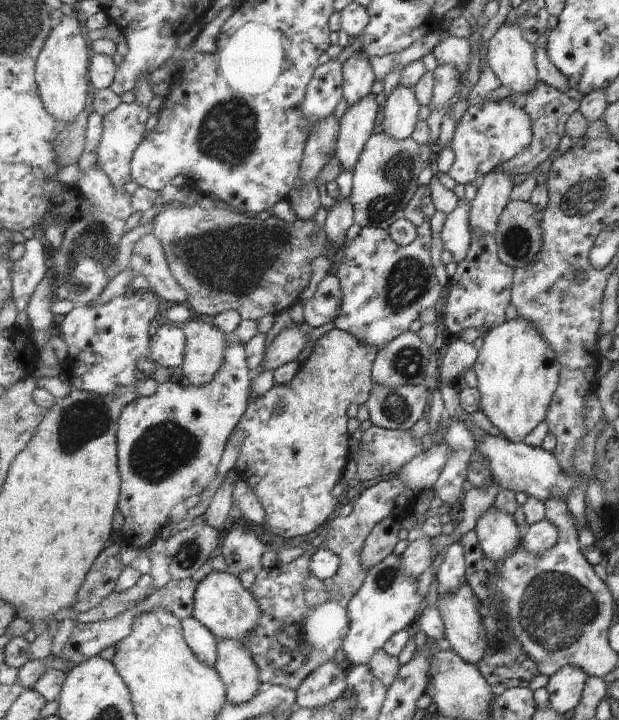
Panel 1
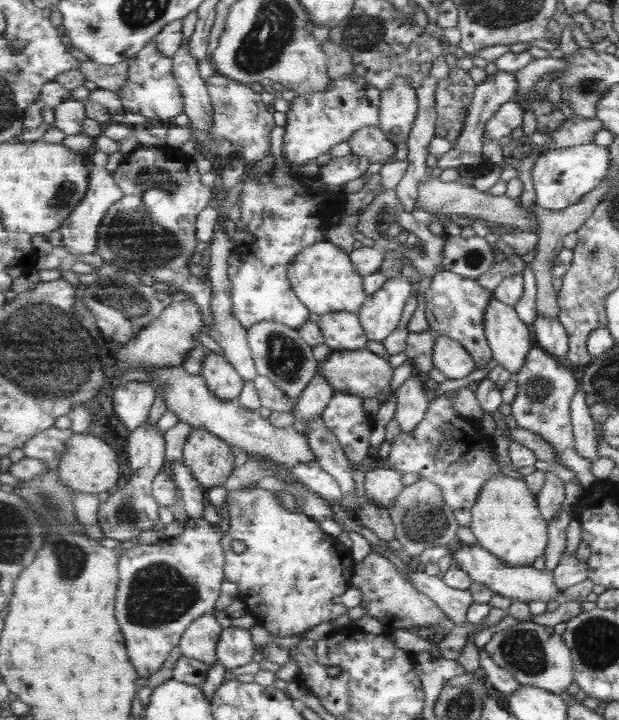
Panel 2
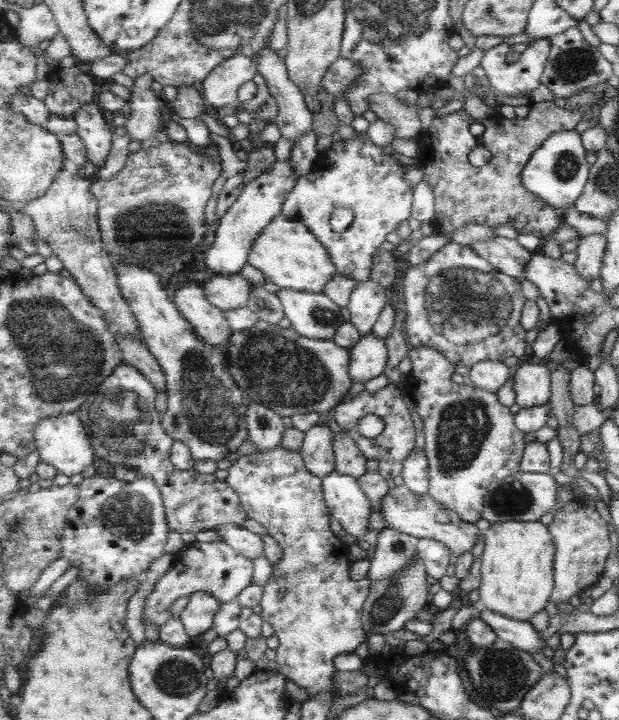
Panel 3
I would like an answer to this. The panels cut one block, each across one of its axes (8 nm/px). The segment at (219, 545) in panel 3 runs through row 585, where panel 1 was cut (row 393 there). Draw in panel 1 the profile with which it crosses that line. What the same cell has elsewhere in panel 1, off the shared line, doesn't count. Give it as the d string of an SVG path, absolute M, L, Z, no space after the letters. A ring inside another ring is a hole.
M228 345L222 369L207 386L181 386L177 382L167 381L159 384L158 390L150 397L139 397L123 409L118 428L119 472L122 474L118 508L124 519L121 540L125 544L145 550L158 546L159 534L166 527L173 508L195 494L202 494L207 486L221 479L219 465L227 440L249 406L251 374L246 345Z

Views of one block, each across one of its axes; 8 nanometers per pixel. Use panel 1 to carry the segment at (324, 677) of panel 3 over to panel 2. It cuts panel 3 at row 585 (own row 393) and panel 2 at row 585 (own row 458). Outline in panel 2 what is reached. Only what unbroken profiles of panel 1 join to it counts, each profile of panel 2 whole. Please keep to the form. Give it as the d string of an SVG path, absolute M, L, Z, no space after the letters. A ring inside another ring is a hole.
M245 487L238 491L228 492L229 527L222 540L226 552L226 580L239 585L239 599L245 604L246 612L259 620L275 636L302 635L317 624L329 622L347 614L340 596L343 596L352 585L354 569L351 547L347 548L333 536L325 534L319 526L305 513L290 512L283 508L281 500L272 490L265 488ZM241 540L246 545L244 553L233 552L231 544Z

